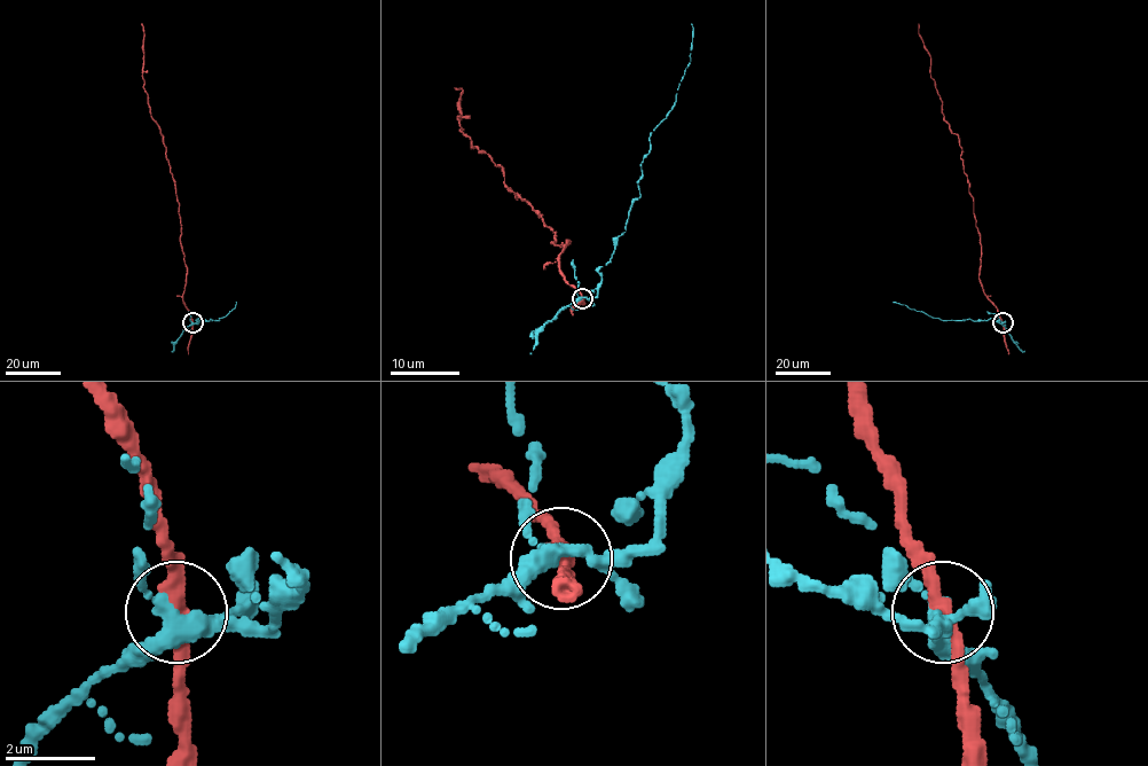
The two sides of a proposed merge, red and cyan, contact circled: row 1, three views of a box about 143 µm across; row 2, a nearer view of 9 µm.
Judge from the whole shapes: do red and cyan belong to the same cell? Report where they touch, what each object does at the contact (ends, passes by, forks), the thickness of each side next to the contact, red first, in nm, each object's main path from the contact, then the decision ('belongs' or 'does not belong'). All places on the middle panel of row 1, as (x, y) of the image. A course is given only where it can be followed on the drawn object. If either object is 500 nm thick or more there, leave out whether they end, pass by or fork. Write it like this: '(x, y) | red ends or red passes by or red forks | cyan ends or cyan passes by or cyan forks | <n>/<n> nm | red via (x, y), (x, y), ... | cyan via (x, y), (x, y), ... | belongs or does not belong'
(582, 298) | red passes by | cyan forks | 320/360 nm | red via (582, 298), (559, 268), (569, 241), (552, 242), (542, 215), (471, 147), (457, 118), (462, 90), (454, 88) | cyan via (582, 298), (597, 295), (600, 267), (641, 196), (637, 180), (650, 133), (671, 109), (691, 61), (691, 24) | does not belong

